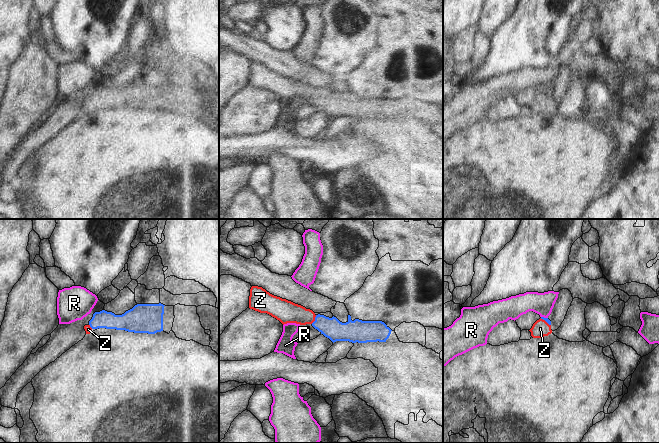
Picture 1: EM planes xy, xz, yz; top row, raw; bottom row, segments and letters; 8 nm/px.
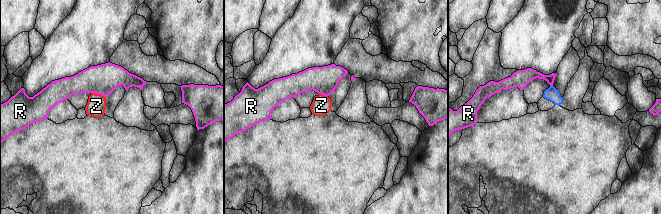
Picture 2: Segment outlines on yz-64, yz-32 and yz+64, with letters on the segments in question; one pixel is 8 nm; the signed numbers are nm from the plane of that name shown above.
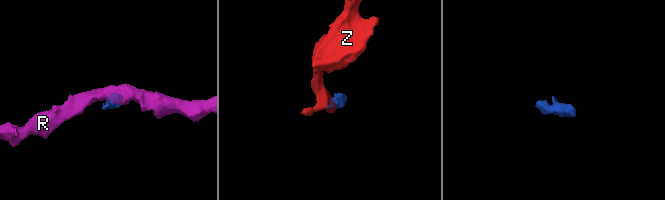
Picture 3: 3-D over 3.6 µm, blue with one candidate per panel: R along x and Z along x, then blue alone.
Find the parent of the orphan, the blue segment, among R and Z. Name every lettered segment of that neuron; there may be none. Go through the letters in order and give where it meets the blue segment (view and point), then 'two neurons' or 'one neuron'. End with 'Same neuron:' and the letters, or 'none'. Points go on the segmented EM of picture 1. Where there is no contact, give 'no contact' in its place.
R: yz (543, 317) | two neurons
Z: xz (315, 319) | one neuron
Same neuron: Z

